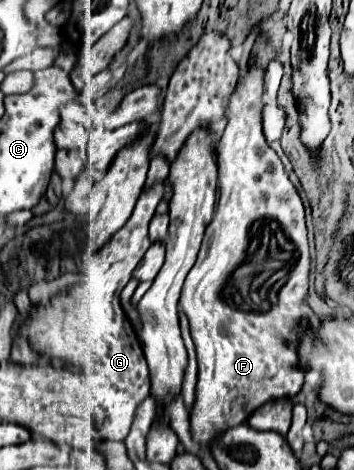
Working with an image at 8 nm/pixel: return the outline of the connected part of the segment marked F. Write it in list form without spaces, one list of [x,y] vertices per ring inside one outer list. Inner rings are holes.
[[[252,66],[238,82],[228,110],[228,126],[218,142],[218,186],[220,200],[216,206],[216,214],[206,228],[206,236],[198,254],[196,264],[186,276],[180,308],[190,320],[190,334],[196,346],[198,358],[198,382],[196,382],[196,400],[190,408],[190,434],[194,442],[210,448],[210,444],[228,428],[244,424],[254,410],[272,400],[288,398],[292,400],[304,386],[306,370],[300,366],[300,356],[296,352],[298,342],[306,334],[310,324],[310,314],[304,308],[308,296],[308,280],[310,280],[310,248],[306,236],[304,222],[304,204],[298,196],[298,190],[290,182],[284,164],[278,154],[268,146],[262,134],[262,94],[264,94],[264,70]],[[260,222],[260,232],[268,234],[268,240],[282,238],[284,252],[288,252],[288,280],[278,292],[278,300],[282,306],[246,306],[250,294],[246,288],[236,286],[234,272],[248,260],[250,248],[250,232],[252,226]]]

